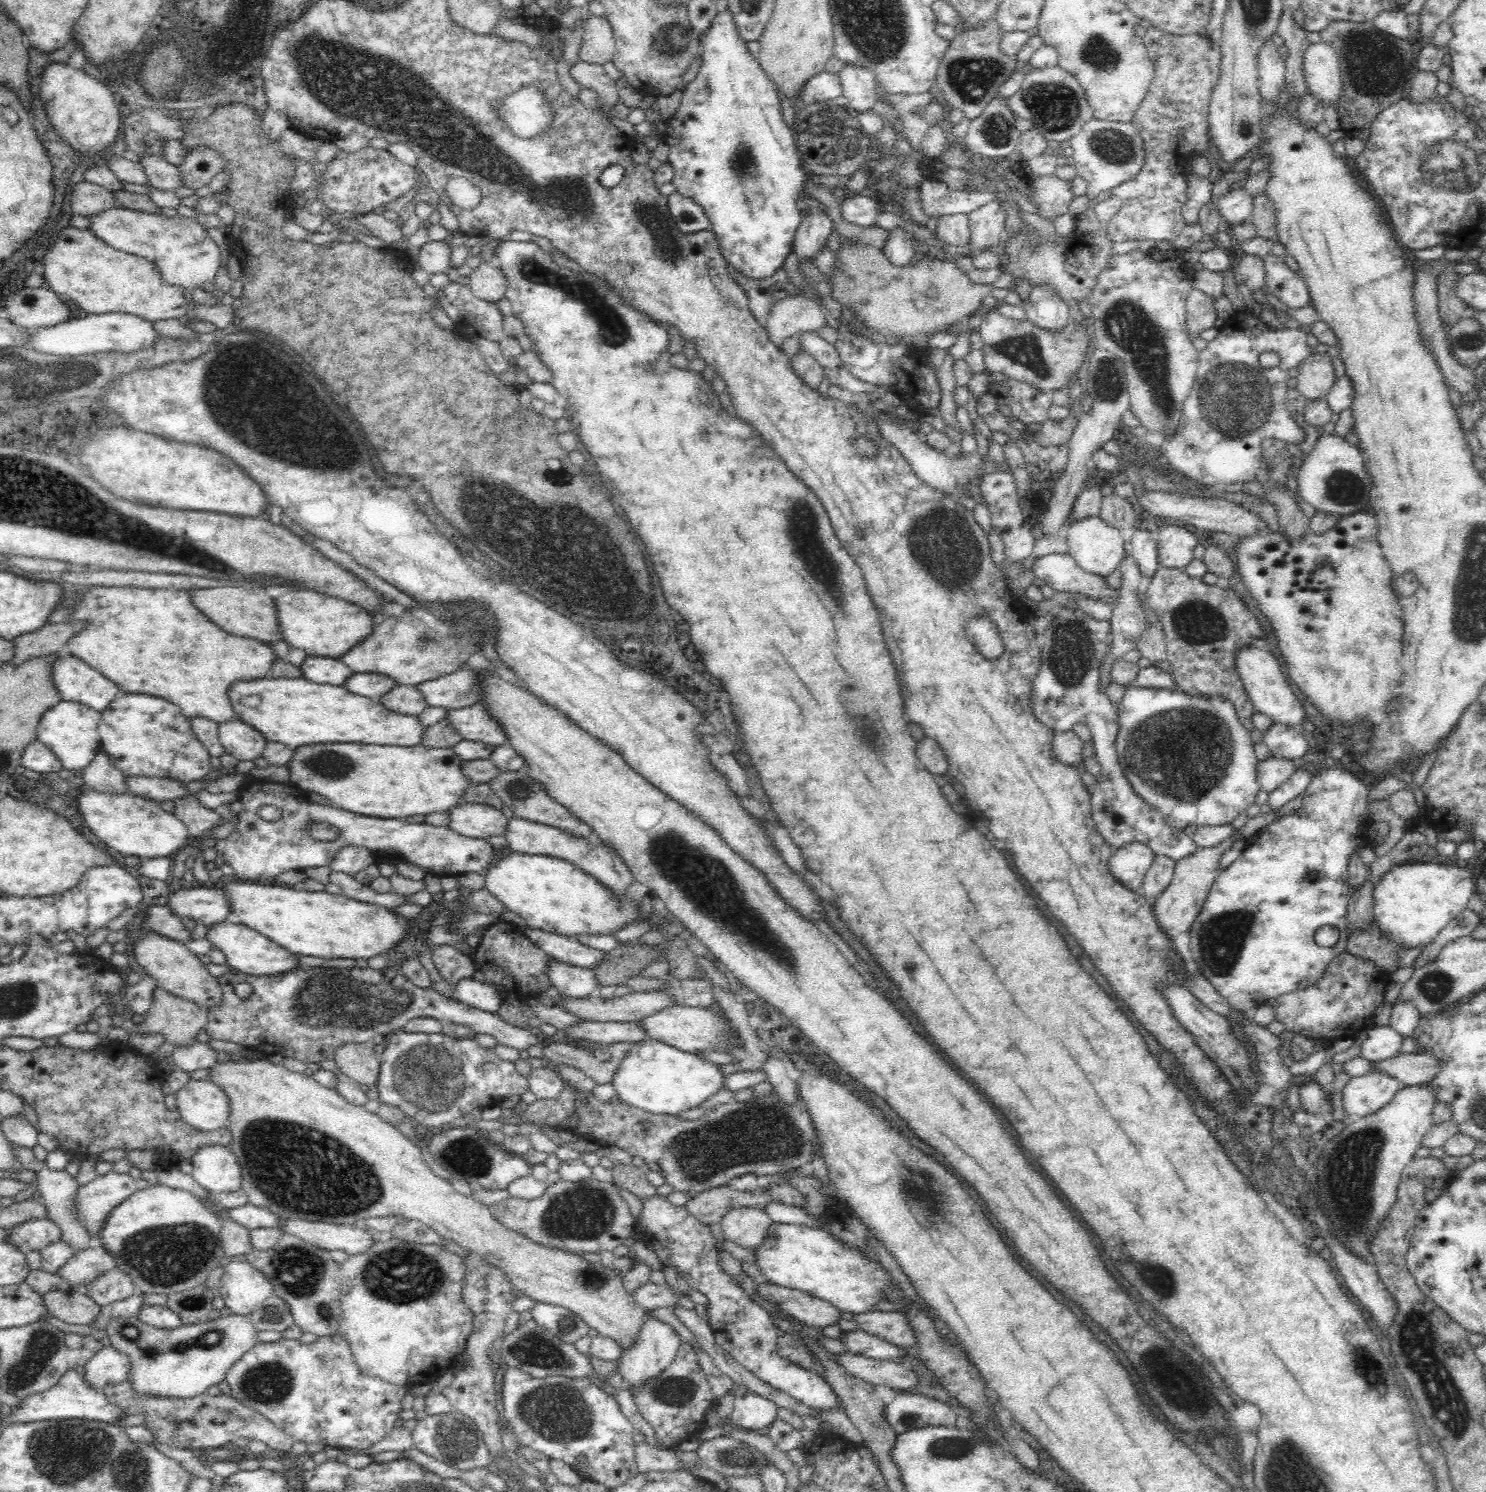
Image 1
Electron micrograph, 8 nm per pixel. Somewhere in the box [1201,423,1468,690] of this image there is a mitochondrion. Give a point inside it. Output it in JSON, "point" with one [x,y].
{"point":[1346,488]}

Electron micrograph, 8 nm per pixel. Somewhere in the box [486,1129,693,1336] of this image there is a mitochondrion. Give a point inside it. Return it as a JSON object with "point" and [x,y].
{"point":[580,1214]}

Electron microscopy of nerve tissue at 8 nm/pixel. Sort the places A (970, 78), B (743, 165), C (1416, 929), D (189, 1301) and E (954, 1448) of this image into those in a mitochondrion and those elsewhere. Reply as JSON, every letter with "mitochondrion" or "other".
{"A":"mitochondrion","B":"mitochondrion","C":"other","D":"mitochondrion","E":"mitochondrion"}

